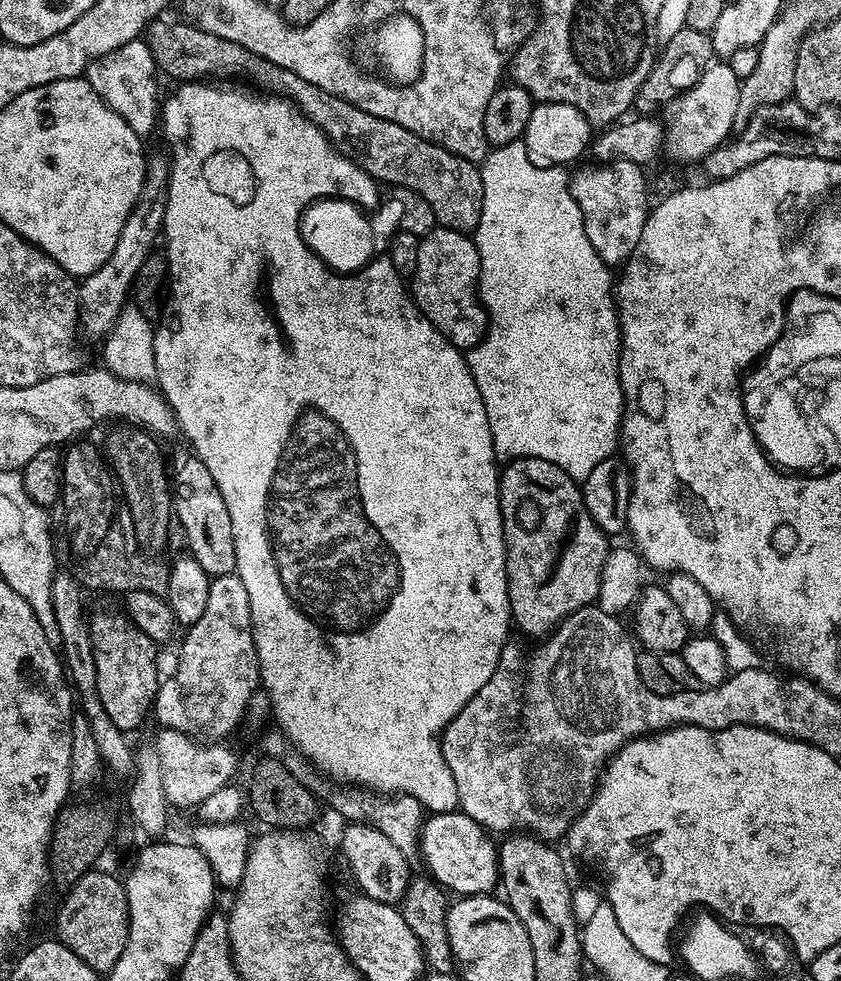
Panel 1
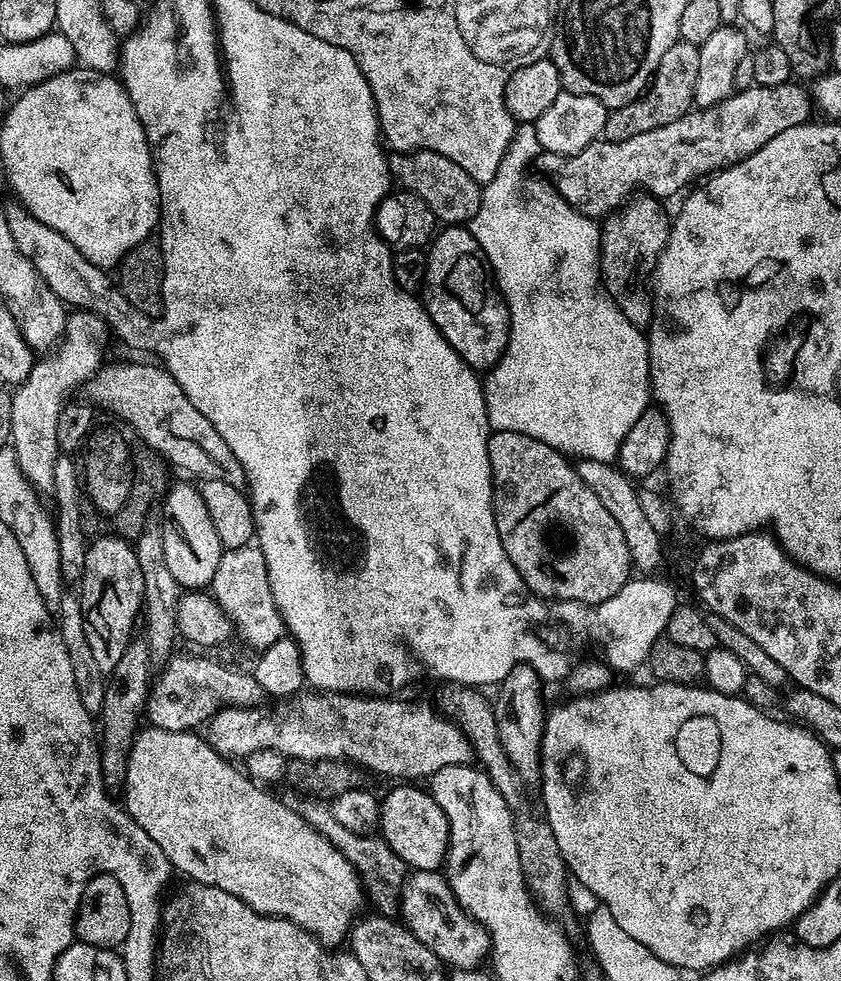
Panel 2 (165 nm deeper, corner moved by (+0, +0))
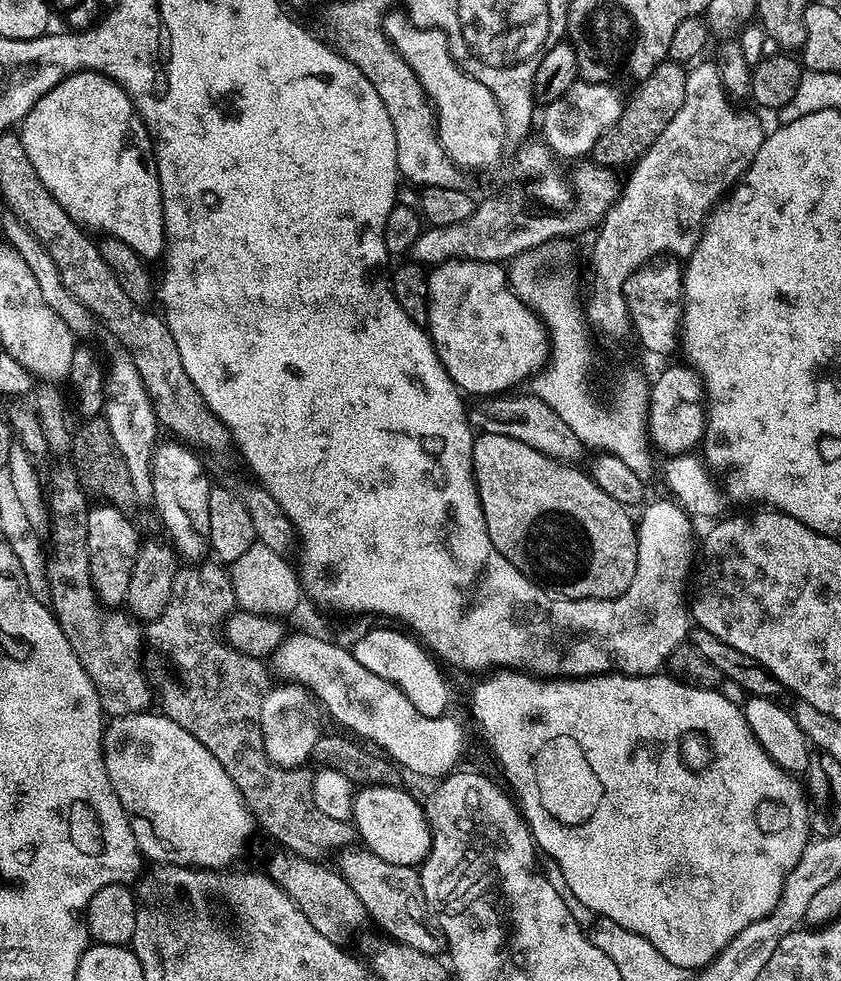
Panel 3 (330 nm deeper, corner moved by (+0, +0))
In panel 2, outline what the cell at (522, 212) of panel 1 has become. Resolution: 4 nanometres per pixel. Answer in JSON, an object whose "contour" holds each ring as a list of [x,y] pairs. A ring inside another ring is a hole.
{"contour":[[[535,123],[520,124],[516,129],[516,137],[510,142],[502,162],[498,166],[498,174],[483,185],[478,214],[470,222],[472,237],[484,252],[495,287],[504,298],[508,307],[508,345],[500,356],[500,361],[483,377],[484,401],[488,411],[489,429],[497,432],[517,432],[526,434],[538,442],[546,442],[546,446],[558,449],[569,458],[593,459],[596,462],[611,464],[617,459],[619,448],[626,434],[650,407],[650,381],[648,379],[648,337],[641,329],[634,327],[626,320],[626,314],[618,310],[610,294],[604,289],[604,281],[600,278],[600,230],[601,225],[593,217],[583,216],[577,208],[569,204],[556,193],[555,188],[547,179],[531,180],[524,176],[524,167],[531,165],[542,149],[536,137]]]}

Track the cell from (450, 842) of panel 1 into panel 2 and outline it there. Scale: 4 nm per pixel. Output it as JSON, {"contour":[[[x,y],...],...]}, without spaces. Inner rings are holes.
{"contour":[[[420,786],[392,788],[380,800],[378,832],[388,843],[390,850],[402,858],[402,862],[418,872],[435,872],[445,863],[448,853],[448,824],[446,814],[435,802],[428,790]]]}

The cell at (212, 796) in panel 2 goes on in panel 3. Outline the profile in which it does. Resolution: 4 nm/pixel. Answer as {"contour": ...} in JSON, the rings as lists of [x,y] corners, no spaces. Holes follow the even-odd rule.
{"contour":[[[145,710],[109,719],[104,729],[104,761],[110,786],[114,786],[114,794],[118,794],[118,802],[128,815],[141,857],[148,859],[149,856],[157,865],[224,868],[247,842],[254,821],[240,797],[238,786],[234,786],[230,774],[222,770],[218,758],[170,717],[156,710]]]}

